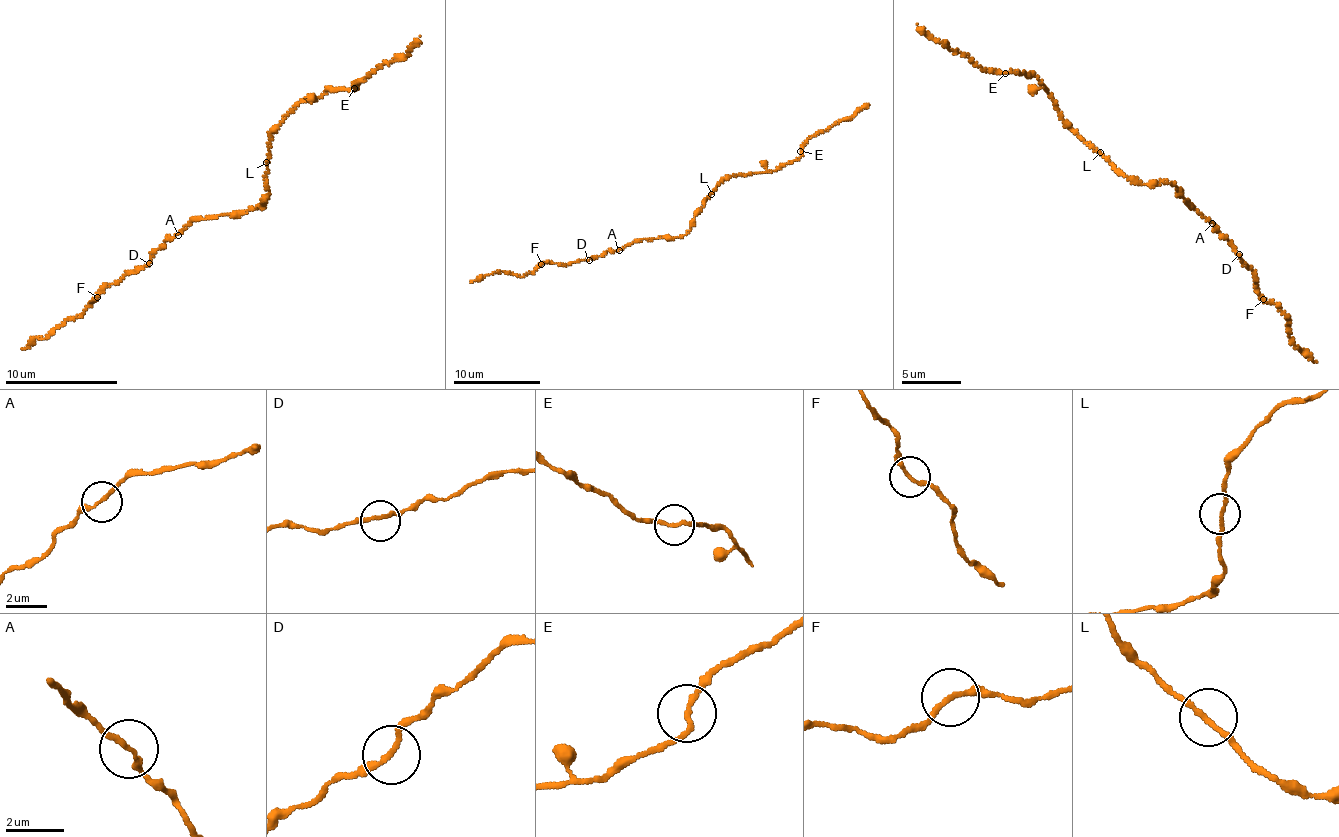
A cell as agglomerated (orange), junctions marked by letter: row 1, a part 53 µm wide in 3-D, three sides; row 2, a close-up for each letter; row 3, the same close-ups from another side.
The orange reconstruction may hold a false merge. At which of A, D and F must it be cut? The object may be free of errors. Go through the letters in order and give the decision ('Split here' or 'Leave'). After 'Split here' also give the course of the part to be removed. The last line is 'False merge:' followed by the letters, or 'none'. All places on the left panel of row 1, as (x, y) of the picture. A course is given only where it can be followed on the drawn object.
A: Leave
D: Leave
F: Leave
False merge: none

